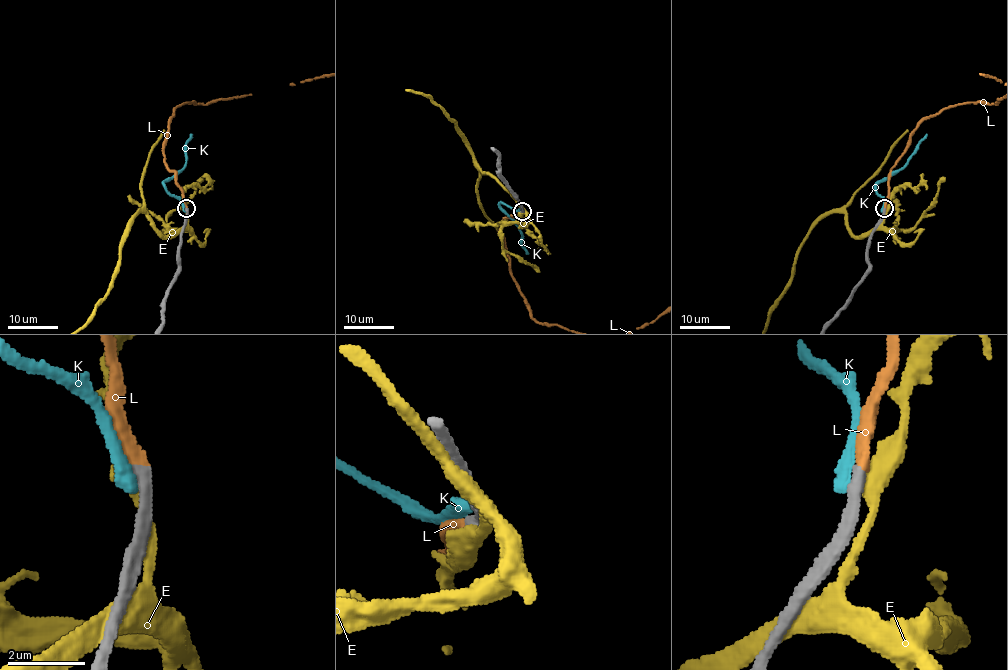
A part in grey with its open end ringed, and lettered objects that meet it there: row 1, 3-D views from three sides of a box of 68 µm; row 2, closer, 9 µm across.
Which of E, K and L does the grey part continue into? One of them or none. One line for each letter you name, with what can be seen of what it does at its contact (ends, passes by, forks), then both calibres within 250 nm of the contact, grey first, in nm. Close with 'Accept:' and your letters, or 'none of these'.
L: it ends | 360/360 nm
Accept: L

